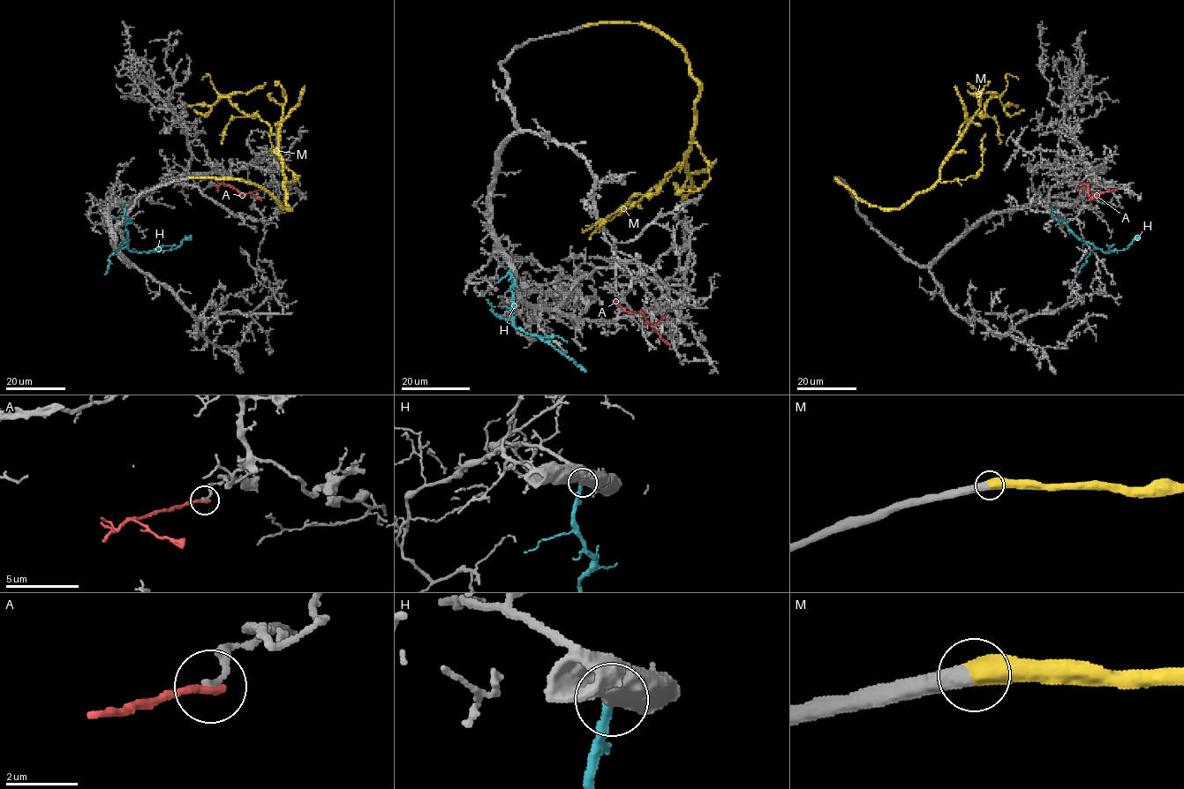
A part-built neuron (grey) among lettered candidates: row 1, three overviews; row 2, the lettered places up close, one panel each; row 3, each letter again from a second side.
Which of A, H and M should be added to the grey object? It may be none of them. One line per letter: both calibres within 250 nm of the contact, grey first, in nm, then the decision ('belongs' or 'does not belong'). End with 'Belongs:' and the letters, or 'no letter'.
A: 180/240 nm | does not belong
H: 750/280 nm | does not belong
M: 480/600 nm | belongs
Belongs: M

